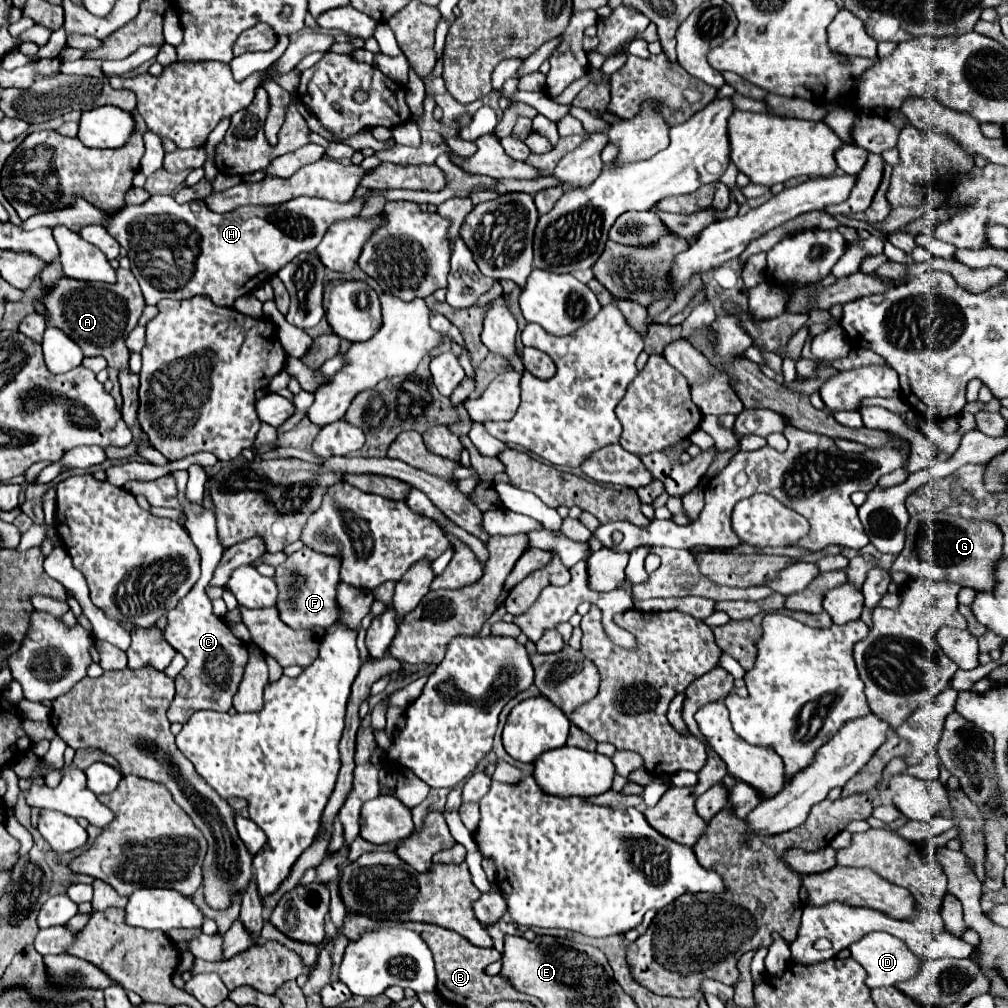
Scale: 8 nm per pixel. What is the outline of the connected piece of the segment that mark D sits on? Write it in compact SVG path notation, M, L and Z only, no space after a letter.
M868 933L860 941L856 941L856 945L850 947L850 953L852 953L852 959L856 959L866 969L868 973L866 985L870 989L890 987L890 985L898 985L900 981L908 981L916 977L916 973L920 973L920 965L924 963L922 957L916 957L916 953L912 953L904 945L904 941L900 941L898 937L892 937L890 933Z

